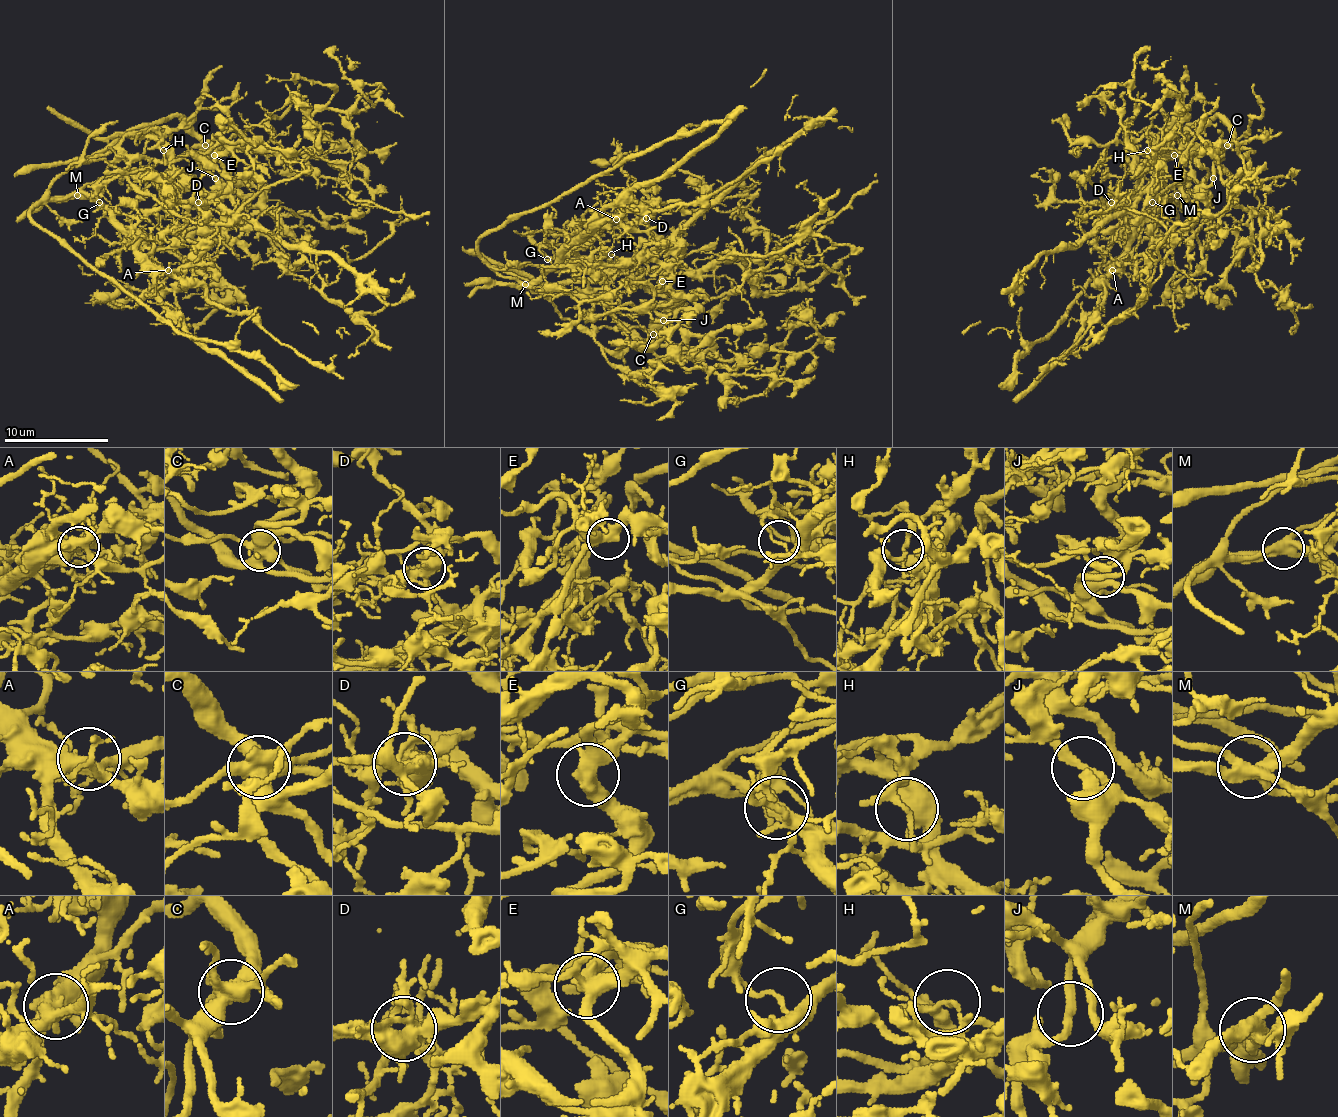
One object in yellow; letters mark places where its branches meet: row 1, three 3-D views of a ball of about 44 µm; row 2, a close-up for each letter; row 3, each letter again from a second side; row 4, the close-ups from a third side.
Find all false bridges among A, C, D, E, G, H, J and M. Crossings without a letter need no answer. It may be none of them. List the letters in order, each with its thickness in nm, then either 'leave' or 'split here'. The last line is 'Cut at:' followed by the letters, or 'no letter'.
A: 380 nm | leave
C: 550 nm | split here
D: 480 nm | split here
E: 400 nm | split here
G: 120 nm | split here
H: 130 nm | split here
J: 280 nm | leave
M: 440 nm | split here
Cut at: C, D, E, G, H, M

